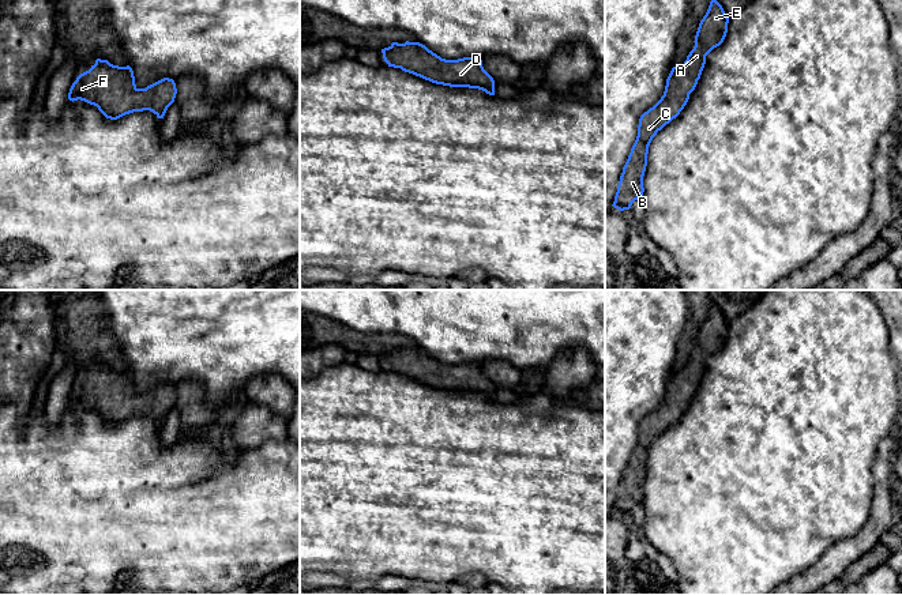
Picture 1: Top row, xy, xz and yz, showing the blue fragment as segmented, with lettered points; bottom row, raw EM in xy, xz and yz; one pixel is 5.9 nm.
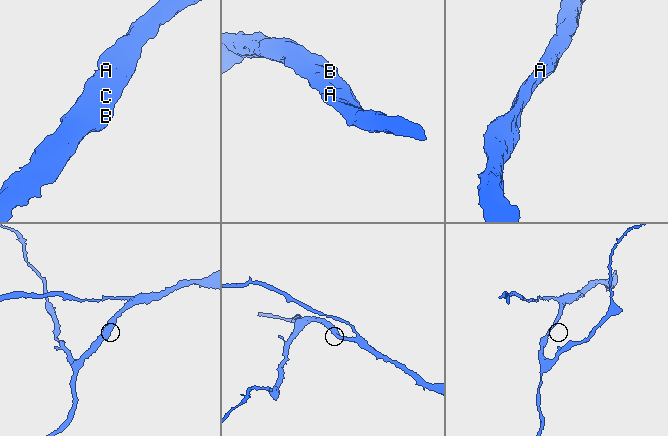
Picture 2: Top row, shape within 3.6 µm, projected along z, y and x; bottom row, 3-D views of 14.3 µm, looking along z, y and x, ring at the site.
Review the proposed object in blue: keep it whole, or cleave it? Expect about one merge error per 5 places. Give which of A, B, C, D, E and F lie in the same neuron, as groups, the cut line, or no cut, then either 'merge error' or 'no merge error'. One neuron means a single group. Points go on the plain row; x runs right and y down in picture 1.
groups A B C D E F; cut none; no merge error

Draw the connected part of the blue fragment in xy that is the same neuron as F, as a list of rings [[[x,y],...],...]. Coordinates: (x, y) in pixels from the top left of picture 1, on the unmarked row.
[[[97,364],[95,369],[72,388],[68,404],[94,410],[110,425],[143,415],[164,423],[176,399],[173,384],[164,383],[146,393],[138,393],[129,370],[119,372],[108,365]]]

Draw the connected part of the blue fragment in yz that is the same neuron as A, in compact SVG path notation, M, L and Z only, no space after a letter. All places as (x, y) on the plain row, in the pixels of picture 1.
M711 304L699 328L695 351L680 372L673 372L661 404L639 423L638 441L623 472L613 512L624 516L643 502L643 481L647 471L649 451L666 429L676 423L695 395L706 369L706 361L719 351L728 338L729 323L722 310Z

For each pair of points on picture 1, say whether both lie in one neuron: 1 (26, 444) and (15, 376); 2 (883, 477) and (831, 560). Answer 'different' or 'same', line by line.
1: different
2: same

